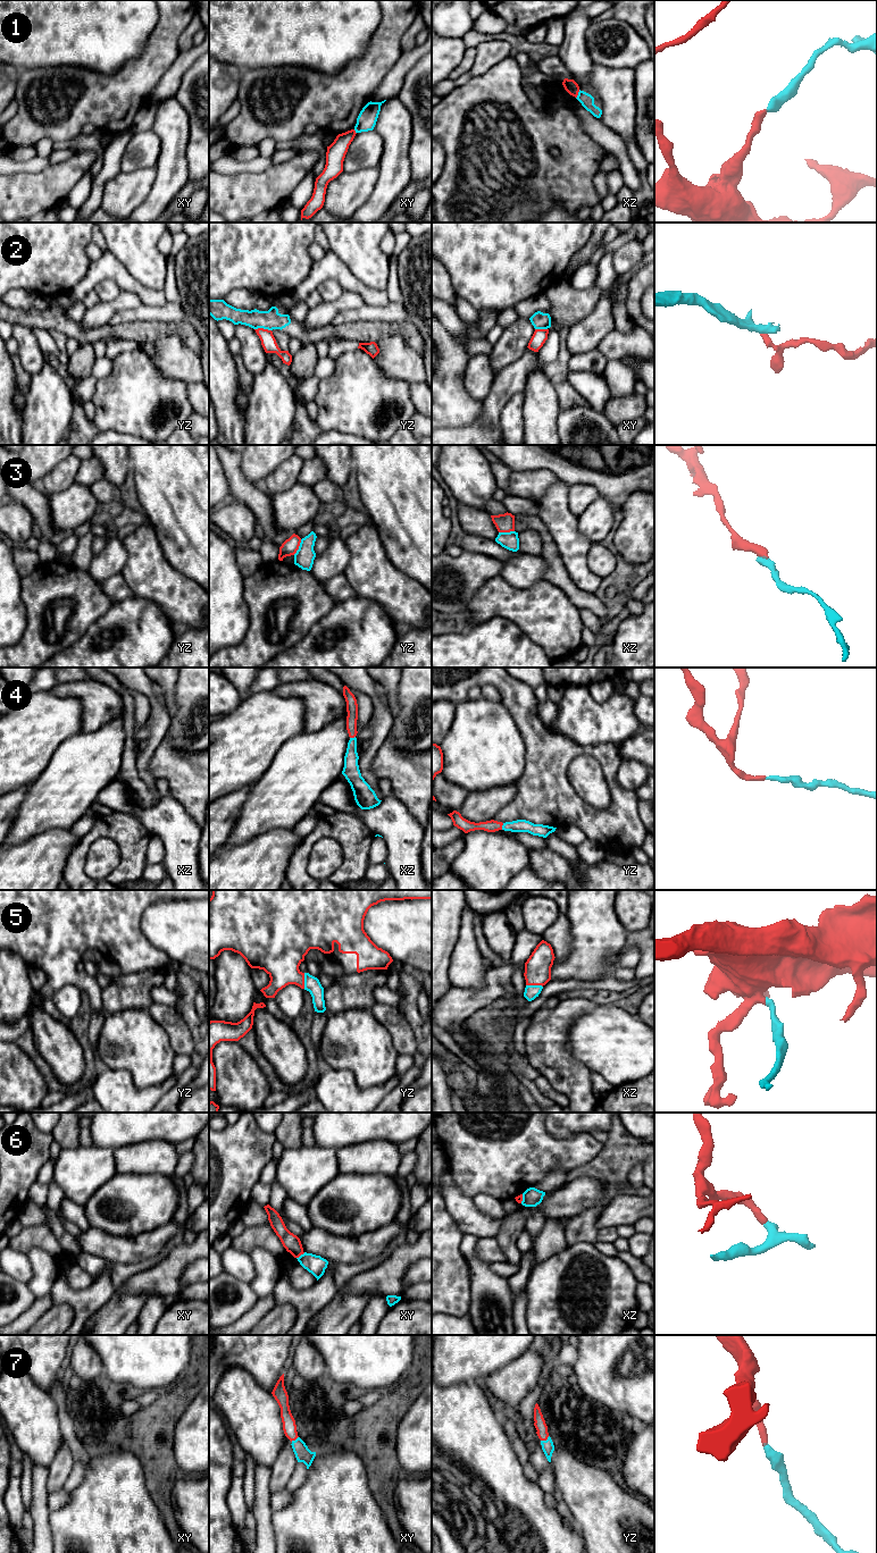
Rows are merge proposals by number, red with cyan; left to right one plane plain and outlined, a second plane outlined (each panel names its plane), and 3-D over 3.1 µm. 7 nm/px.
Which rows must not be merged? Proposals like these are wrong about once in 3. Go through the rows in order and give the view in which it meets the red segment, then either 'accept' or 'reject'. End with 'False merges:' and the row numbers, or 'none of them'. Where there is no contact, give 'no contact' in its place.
1: meets red in xz; reject
2: meets red in yz; reject
3: meets red in yz; reject
4: meets red in yz; accept
5: meets red in xz; accept
6: meets red in xy; reject
7: meets red in yz; accept
False merges: 1, 2, 3, 6

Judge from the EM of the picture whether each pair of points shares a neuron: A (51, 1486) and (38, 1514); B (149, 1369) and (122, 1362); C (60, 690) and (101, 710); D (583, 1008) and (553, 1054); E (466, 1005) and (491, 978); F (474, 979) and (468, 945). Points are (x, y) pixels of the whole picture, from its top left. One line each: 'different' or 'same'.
A: different
B: same
C: same
D: same
E: same
F: same

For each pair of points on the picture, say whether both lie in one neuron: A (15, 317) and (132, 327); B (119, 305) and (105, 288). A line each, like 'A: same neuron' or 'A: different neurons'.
A: same neuron
B: different neurons

